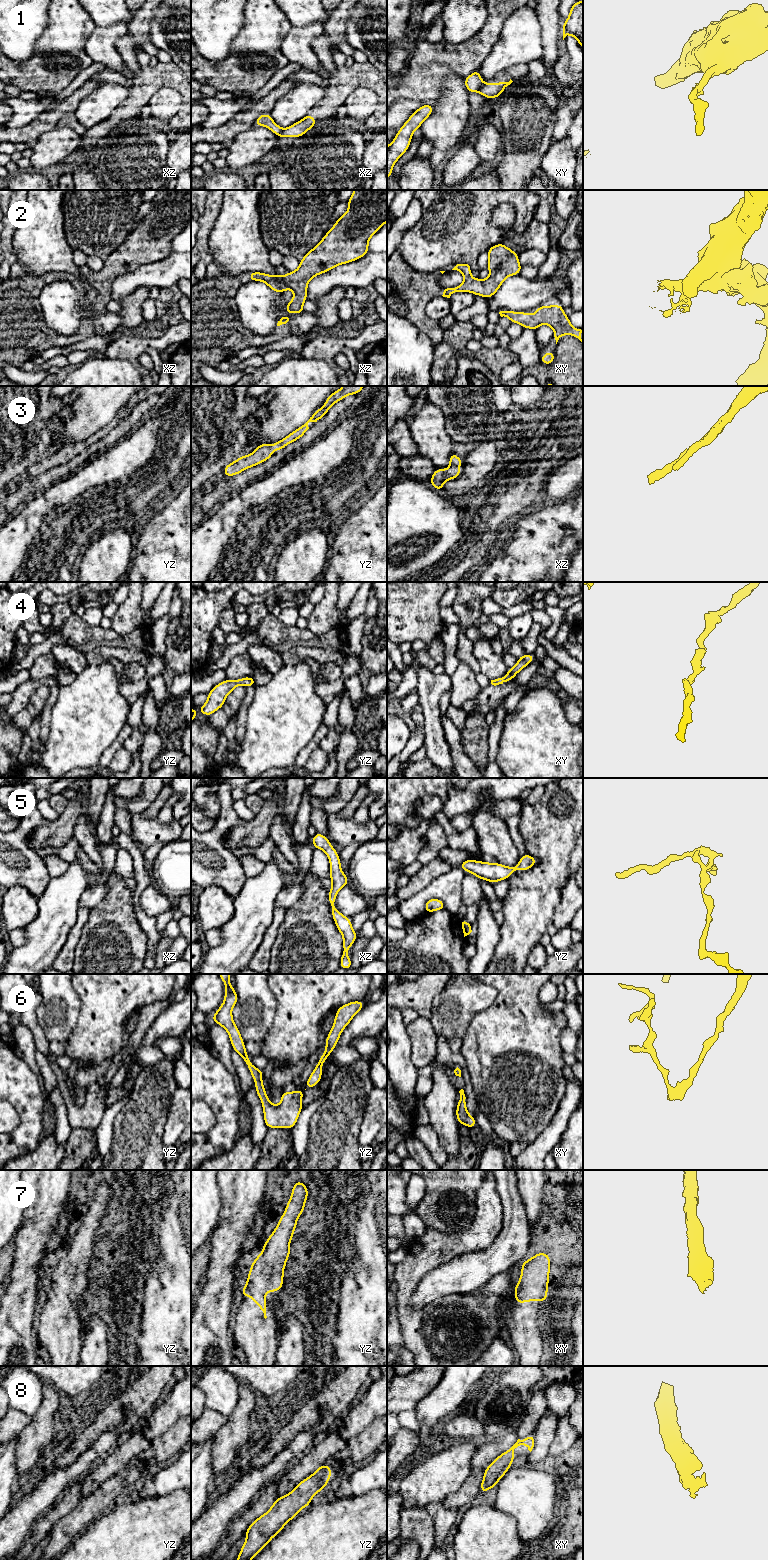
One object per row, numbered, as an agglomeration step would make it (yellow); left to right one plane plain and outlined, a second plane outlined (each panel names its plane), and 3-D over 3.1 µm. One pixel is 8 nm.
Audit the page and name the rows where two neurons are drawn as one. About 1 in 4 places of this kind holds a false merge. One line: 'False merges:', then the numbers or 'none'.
False merges: 1

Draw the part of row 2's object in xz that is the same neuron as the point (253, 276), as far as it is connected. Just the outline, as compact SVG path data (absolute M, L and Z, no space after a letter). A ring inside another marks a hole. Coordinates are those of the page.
M354 190L348 200L348 211L343 214L323 239L300 261L299 267L285 276L268 275L263 272L249 272L250 281L262 281L276 293L290 288L294 297L285 306L288 314L304 313L302 305L307 300L309 281L321 273L330 271L341 264L347 264L368 254L369 239L387 222L387 190Z

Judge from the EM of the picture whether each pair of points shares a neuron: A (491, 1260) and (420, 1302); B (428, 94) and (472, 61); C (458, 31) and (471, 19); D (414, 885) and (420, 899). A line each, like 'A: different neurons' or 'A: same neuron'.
A: same neuron
B: same neuron
C: same neuron
D: different neurons

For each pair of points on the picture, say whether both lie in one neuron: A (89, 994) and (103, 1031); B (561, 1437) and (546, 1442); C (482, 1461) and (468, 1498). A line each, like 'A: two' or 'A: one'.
A: one
B: two
C: two

